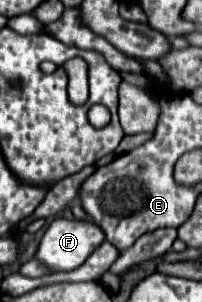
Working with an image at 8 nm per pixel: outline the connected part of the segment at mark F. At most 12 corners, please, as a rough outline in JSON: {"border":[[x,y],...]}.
{"border":[[55,218],[37,260],[79,268],[105,242],[91,220]]}

